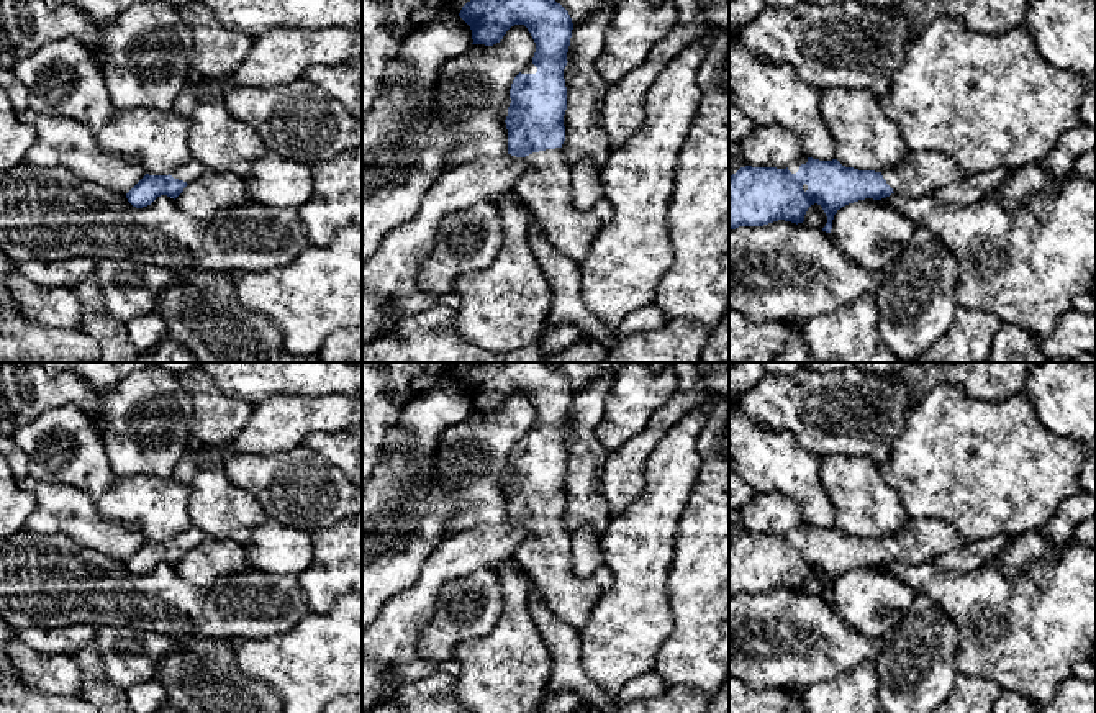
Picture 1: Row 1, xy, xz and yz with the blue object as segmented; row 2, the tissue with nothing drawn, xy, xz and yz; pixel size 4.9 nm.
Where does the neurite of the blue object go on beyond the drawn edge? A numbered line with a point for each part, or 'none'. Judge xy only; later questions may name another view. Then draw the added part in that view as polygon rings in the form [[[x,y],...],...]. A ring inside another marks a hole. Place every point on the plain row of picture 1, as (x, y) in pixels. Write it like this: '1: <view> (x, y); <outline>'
1: xy (189, 540); [[[192,526],[188,531],[175,536],[170,543],[174,546],[190,551],[195,546],[198,546],[203,538],[205,538],[205,534],[198,528]]]

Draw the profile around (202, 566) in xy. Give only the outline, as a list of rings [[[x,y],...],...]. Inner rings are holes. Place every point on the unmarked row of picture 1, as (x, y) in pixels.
[[[205,536],[175,565],[175,572],[197,587],[213,585],[220,577],[244,570],[247,556],[244,546],[236,541],[218,541]]]

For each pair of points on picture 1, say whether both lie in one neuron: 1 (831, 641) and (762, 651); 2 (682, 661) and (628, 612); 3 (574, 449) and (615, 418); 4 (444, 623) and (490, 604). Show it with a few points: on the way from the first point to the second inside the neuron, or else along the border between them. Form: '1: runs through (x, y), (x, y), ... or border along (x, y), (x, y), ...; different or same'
1: runs through (815, 641), (778, 641); same
2: border along (672, 607), (672, 631), (659, 649), (652, 669); different
3: border along (597, 438), (608, 453); different
4: runs through (456, 615), (479, 612); same

